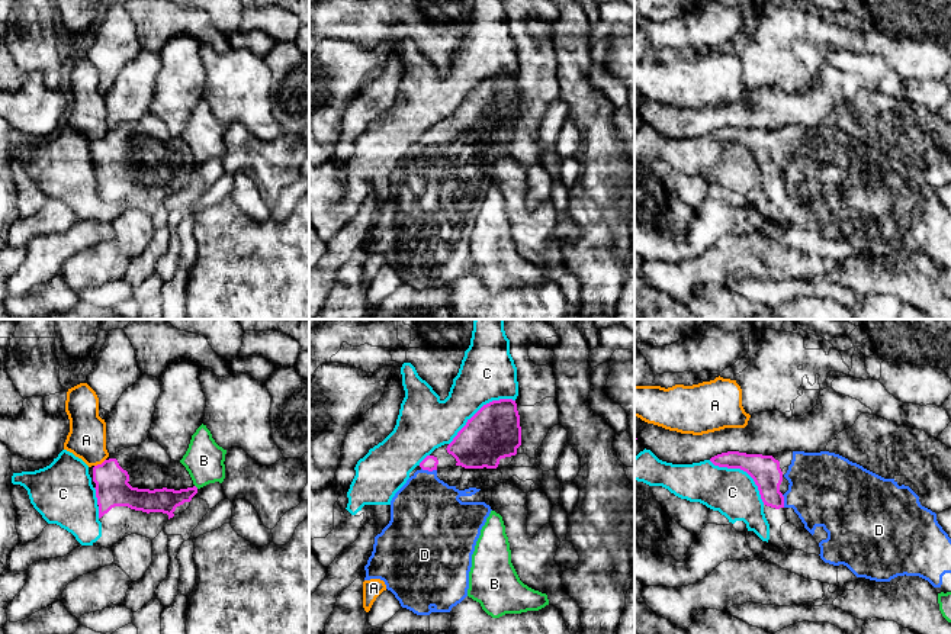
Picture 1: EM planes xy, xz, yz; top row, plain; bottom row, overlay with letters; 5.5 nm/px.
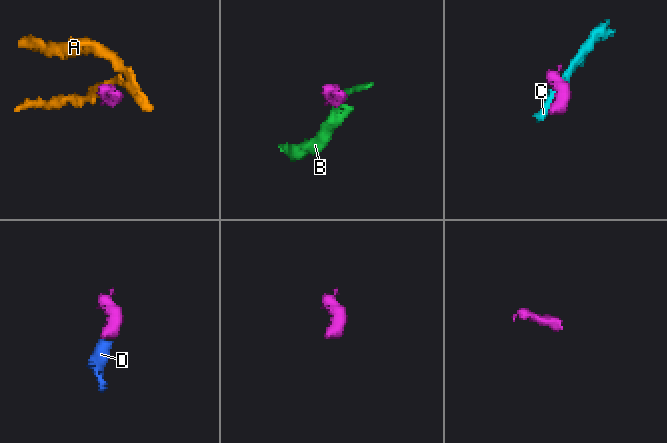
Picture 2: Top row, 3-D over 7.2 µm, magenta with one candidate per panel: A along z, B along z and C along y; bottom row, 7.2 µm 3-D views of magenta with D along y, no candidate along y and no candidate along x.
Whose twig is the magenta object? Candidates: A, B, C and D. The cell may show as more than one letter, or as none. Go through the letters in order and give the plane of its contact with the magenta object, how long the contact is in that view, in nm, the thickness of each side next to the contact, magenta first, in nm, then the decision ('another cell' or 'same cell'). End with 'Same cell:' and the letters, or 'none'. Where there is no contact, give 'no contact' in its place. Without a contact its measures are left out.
A: contact in xy; length 80 nm; calibres 190 and 220 nm; another cell
B: no contact; another cell
C: contact in xz; length 440 nm; calibres 300 and 300 nm; another cell
D: contact in xz; length 90 nm; calibres 80 and 400 nm; same cell
Same cell: D

